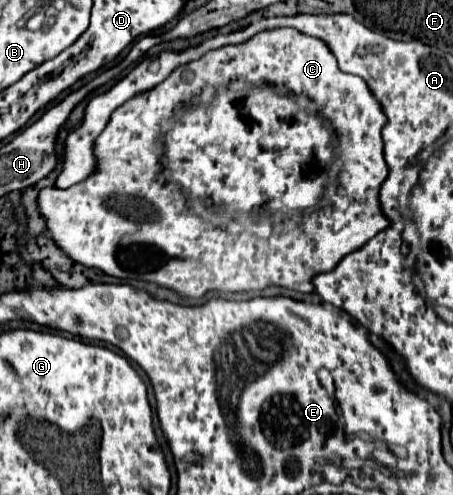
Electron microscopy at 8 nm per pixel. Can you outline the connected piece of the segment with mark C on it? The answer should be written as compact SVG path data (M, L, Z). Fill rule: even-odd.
M278 27L278 29L266 29L266 31L262 31L262 33L256 33L256 37L252 37L252 39L250 39L250 41L244 41L244 43L240 43L240 45L224 45L224 47L220 47L220 49L214 49L214 51L208 51L208 53L204 53L204 55L202 55L202 57L200 57L200 59L196 59L196 61L192 61L192 63L188 63L188 65L182 65L182 67L178 67L178 69L174 69L174 71L172 71L172 73L170 73L170 77L168 77L168 79L166 79L166 81L164 81L164 83L160 83L160 85L156 85L156 87L152 87L152 89L148 89L148 91L144 91L144 93L138 93L138 95L134 95L134 97L132 97L132 99L130 99L130 101L128 101L128 103L124 103L124 105L120 105L120 107L118 107L118 109L116 109L116 111L114 111L114 113L112 113L112 117L110 117L110 121L108 121L108 125L106 125L106 129L104 129L104 131L102 131L102 133L100 133L100 137L98 137L98 139L96 139L96 141L94 141L94 157L96 157L96 171L94 171L94 173L92 173L92 175L90 175L90 177L86 177L86 179L84 179L84 181L80 181L80 183L76 183L76 185L72 185L72 187L70 187L70 189L56 189L56 187L46 187L46 189L42 189L42 191L40 191L40 193L38 193L38 209L40 209L40 215L42 215L42 219L44 219L44 223L46 223L46 231L48 231L48 235L50 235L50 239L52 239L52 241L54 241L54 245L56 245L56 247L58 247L58 249L60 249L60 251L62 251L62 253L64 253L64 255L68 255L68 257L70 257L70 259L72 259L72 261L74 261L74 263L80 263L80 265L84 265L84 267L94 267L94 269L100 269L100 271L102 271L102 273L106 273L106 275L112 275L112 277L118 277L118 279L124 279L124 281L146 281L146 283L156 283L156 285L158 285L158 287L164 287L164 289L170 289L170 291L174 291L174 293L178 293L178 295L180 295L180 297L186 297L186 299L189 299L189 302L191 302L191 301L203 301L203 303L204 303L204 302L206 302L206 301L207 301L207 300L208 300L208 299L207 299L207 298L201 298L201 299L200 299L200 297L204 297L204 295L206 295L206 293L210 293L210 291L218 291L218 293L248 293L248 291L264 291L264 289L266 289L266 287L286 287L286 289L292 289L292 291L300 291L300 293L312 293L312 291L314 291L314 285L312 285L312 279L314 279L314 277L316 277L316 275L320 275L320 273L328 273L328 271L332 271L332 269L334 269L334 267L336 267L336 265L338 265L338 263L340 263L340 261L342 261L342 257L344 257L344 255L346 255L346 251L348 251L348 253L352 253L352 251L356 251L356 249L360 249L360 247L362 247L362 245L364 245L364 243L366 243L366 241L370 241L370 239L372 239L372 237L374 237L374 235L376 235L376 233L380 233L380 231L384 231L384 229L386 229L386 227L388 227L388 225L390 225L390 221L388 221L388 217L386 217L386 215L382 215L382 209L380 209L380 201L378 201L378 193L380 193L380 187L382 187L382 183L384 183L384 179L386 179L386 177L388 177L388 165L386 165L386 161L384 161L384 151L382 151L382 135L380 135L380 133L382 133L382 127L384 127L384 125L386 125L386 115L384 115L384 111L382 111L382 107L380 107L380 103L378 103L378 101L376 101L376 97L374 97L374 95L372 95L372 91L370 91L370 87L368 87L368 83L366 83L366 81L364 81L364 79L360 79L360 77L356 77L356 75L348 75L348 73L342 73L342 71L340 71L340 69L338 69L338 63L336 63L336 57L334 57L334 55L332 55L332 51L330 51L330 49L328 49L328 45L326 45L326 43L324 43L324 41L322 41L322 39L316 39L316 37L310 37L310 35L304 35L304 33L300 33L300 31L296 31L296 29L292 29L292 27L282 27L282 29L280 29L280 27ZM232 79L242 79L242 81L246 81L246 83L250 83L250 85L248 85L248 87L244 87L244 89L242 89L242 91L236 91L236 89L230 89L230 87L226 87L226 85L228 85L228 83L230 83L230 81L232 81ZM272 85L282 85L282 87L284 87L284 89L288 89L288 91L284 91L284 93L282 93L282 91L274 91L274 89L276 89L276 87L272 87ZM322 113L324 113L324 117L328 117L328 119L330 119L330 121L332 121L332 125L334 125L334 131L336 131L336 135L338 135L338 139L340 139L340 159L342 159L342 171L340 171L340 175L337 175L337 177L336 177L336 179L335 179L335 183L336 183L336 184L337 184L337 185L338 185L338 189L337 189L337 191L336 191L336 195L335 195L335 196L334 196L334 197L333 197L333 198L334 198L334 199L332 199L332 202L331 202L331 203L329 203L329 204L327 204L327 205L325 205L325 206L324 206L324 207L323 207L323 210L322 210L322 211L314 211L314 213L312 213L312 215L302 215L302 213L298 213L298 215L294 215L294 217L292 217L292 215L293 215L293 214L295 214L295 213L297 213L297 212L306 212L306 211L308 211L308 209L314 209L314 207L318 207L318 205L320 205L320 203L322 203L322 195L324 195L324 189L316 189L316 185L320 185L320 181L324 181L324 167L326 167L326 169L328 169L328 165L334 165L334 159L336 159L336 153L334 153L334 145L332 145L332 141L334 141L334 133L332 133L332 129L327 129L327 128L326 128L326 126L324 126L324 125L325 125L325 123L324 123L324 122L323 122L323 121L324 121L324 119L322 119L322 117L320 117L320 115L322 115ZM210 223L214 223L214 225L220 225L220 223L228 223L228 227L222 227L222 229L216 229L216 227L212 227L212 225L210 225Z

